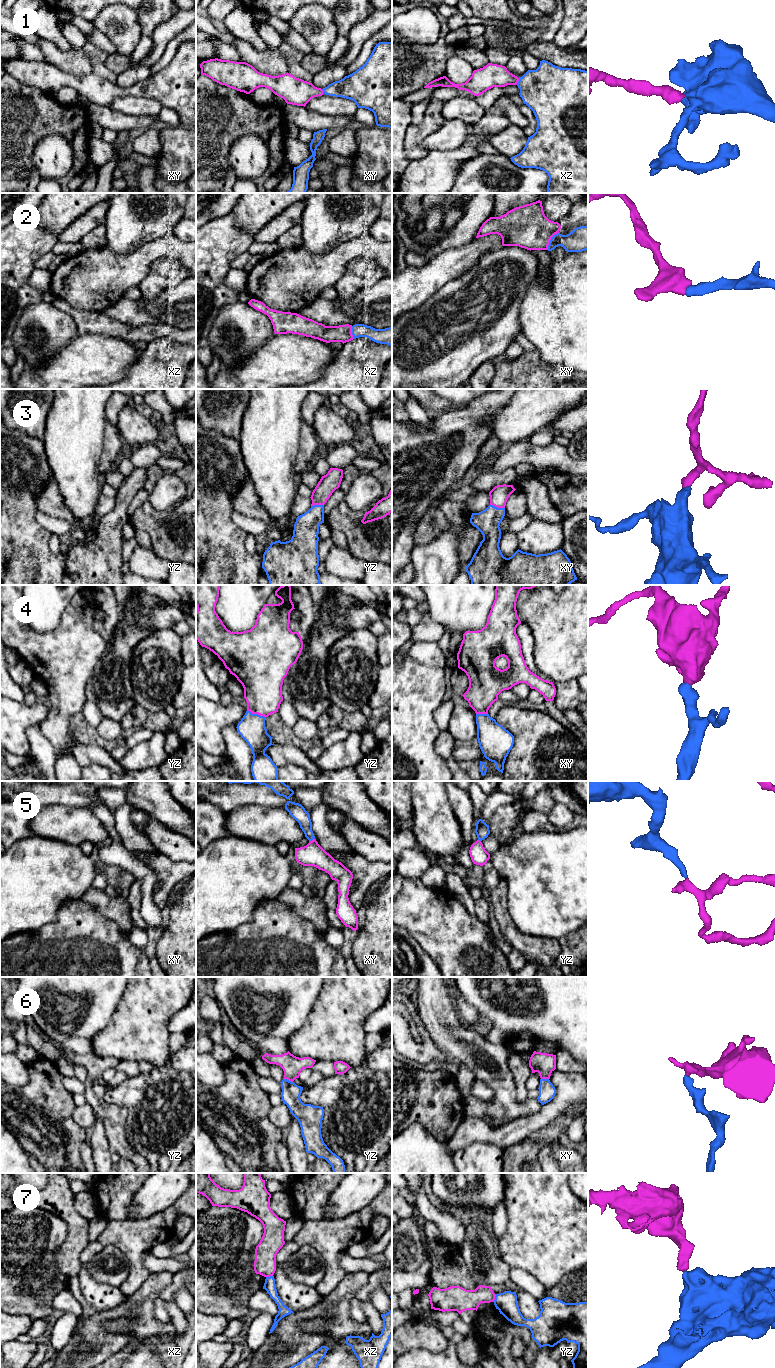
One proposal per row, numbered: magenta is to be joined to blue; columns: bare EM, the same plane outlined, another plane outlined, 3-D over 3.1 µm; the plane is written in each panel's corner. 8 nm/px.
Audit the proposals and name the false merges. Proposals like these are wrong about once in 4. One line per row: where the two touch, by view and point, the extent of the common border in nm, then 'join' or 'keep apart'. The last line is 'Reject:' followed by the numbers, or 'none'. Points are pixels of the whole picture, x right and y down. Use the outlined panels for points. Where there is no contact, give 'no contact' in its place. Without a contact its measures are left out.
1: contact xz (518, 81); length 60 nm; join
2: contact xy (550, 240); length 170 nm; join
3: contact xy (496, 507); length 120 nm; join
4: contact yz (256, 714); length 170 nm; join
5: contact xy (311, 840); length 50 nm; join
6: contact yz (288, 1080); length 80 nm; join
7: contact yz (495, 1298); length 70 nm; keep apart
Reject: 7

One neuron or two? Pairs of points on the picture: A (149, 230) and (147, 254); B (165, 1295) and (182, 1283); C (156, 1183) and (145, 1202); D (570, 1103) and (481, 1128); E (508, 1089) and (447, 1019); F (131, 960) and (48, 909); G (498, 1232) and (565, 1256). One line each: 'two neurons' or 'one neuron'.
A: two neurons
B: one neuron
C: one neuron
D: one neuron
E: one neuron
F: two neurons
G: two neurons

